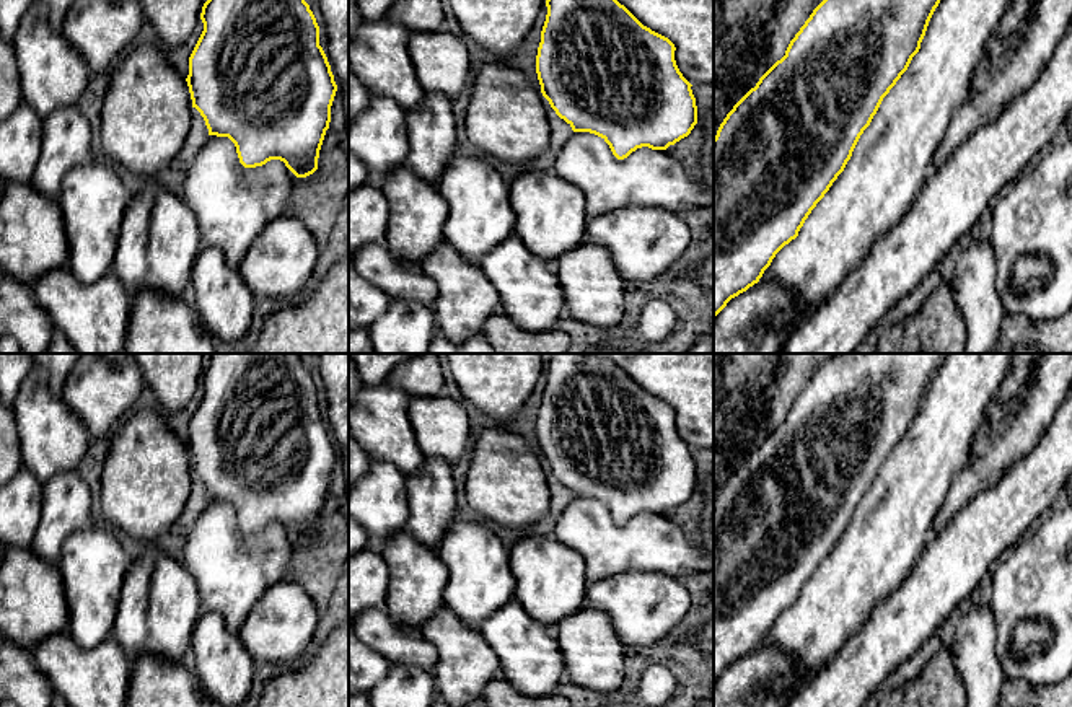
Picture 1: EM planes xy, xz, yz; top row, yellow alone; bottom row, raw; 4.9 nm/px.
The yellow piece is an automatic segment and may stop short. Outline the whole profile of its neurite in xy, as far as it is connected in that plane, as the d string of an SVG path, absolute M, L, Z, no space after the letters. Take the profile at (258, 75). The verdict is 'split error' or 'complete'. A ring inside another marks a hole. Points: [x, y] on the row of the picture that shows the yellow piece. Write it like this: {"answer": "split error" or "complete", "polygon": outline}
{"answer": "complete", "polygon": "M207 0L200 20L204 31L189 57L186 81L209 135L228 137L244 168L280 160L297 178L313 174L337 85L310 5L305 0Z"}

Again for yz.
{"answer": "complete", "polygon": "M823 0L790 41L785 55L777 60L727 114L714 137L714 318L727 303L759 282L775 254L798 236L805 220L844 171L852 152L870 125L883 98L907 70L919 52L929 21L940 0Z"}

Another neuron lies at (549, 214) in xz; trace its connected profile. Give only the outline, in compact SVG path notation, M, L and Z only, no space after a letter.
M529 169L508 184L515 233L543 261L554 262L585 239L583 192L554 171Z

